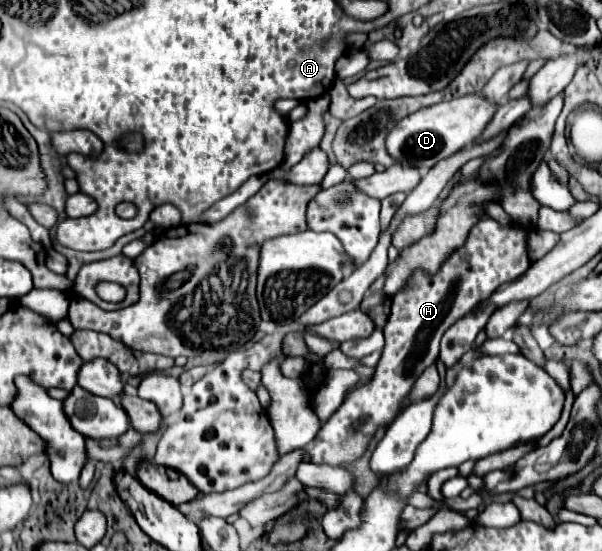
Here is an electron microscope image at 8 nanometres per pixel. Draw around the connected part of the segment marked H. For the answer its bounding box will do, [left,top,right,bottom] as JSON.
[311,216,529,466]

